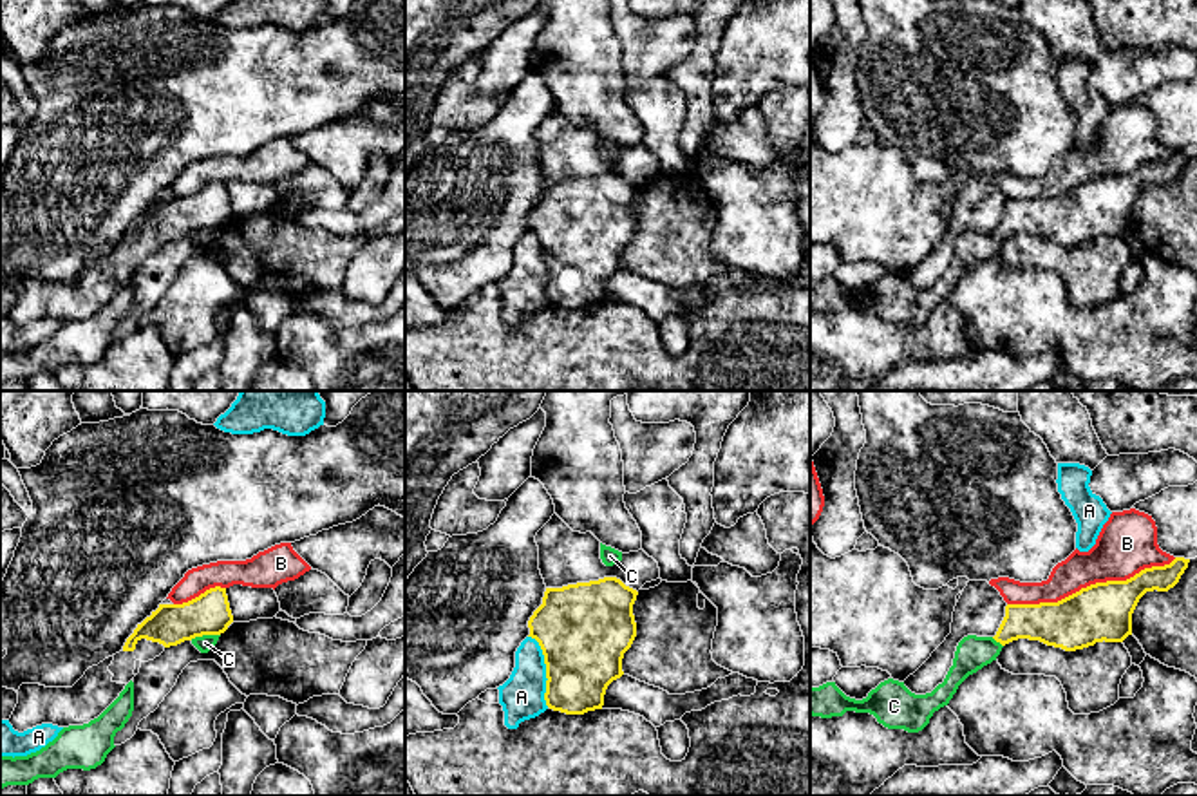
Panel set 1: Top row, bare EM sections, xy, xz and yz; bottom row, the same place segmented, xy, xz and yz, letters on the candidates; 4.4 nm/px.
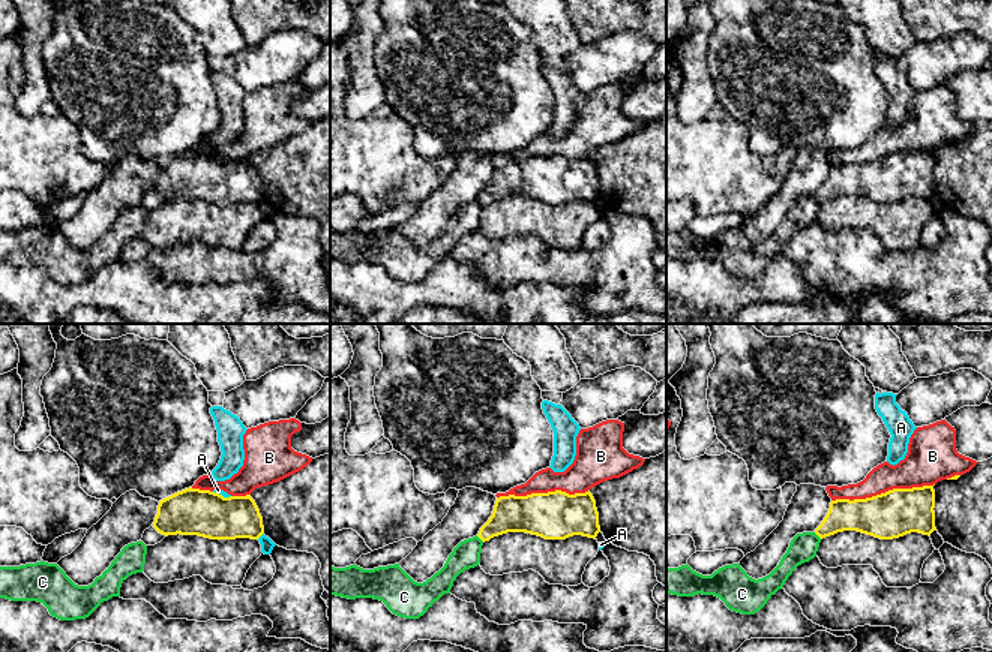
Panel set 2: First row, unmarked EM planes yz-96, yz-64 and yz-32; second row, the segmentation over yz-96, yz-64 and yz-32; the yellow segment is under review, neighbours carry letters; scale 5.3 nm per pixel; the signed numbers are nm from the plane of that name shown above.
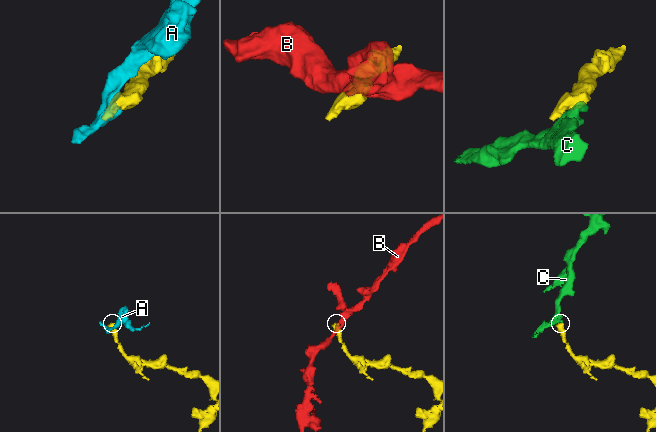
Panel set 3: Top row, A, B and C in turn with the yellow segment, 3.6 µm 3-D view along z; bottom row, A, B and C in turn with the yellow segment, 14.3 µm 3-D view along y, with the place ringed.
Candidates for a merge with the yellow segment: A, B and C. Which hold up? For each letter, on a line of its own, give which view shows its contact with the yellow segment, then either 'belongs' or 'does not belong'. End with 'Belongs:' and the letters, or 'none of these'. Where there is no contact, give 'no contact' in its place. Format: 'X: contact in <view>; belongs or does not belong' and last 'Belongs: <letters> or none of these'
A: contact in xz; does not belong
B: contact in yz; does not belong
C: contact in xy; does not belong
Belongs: none of these

